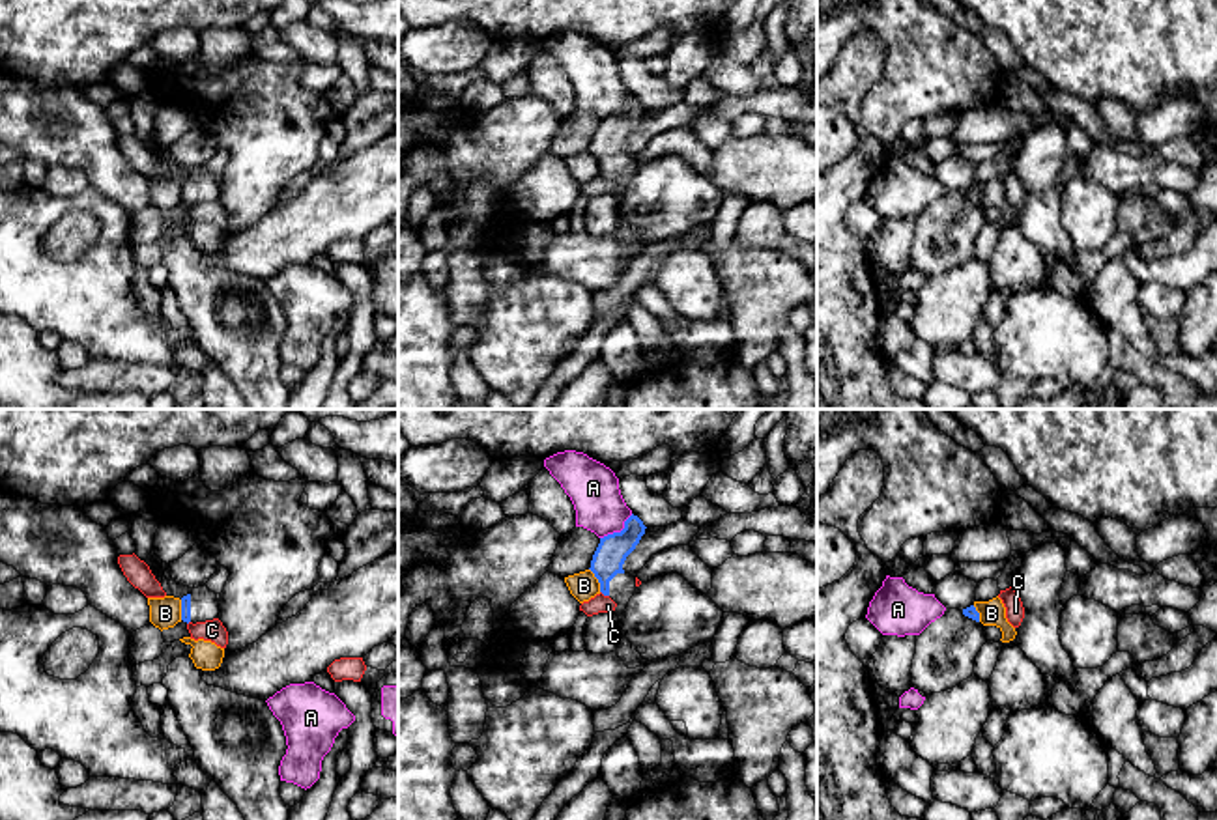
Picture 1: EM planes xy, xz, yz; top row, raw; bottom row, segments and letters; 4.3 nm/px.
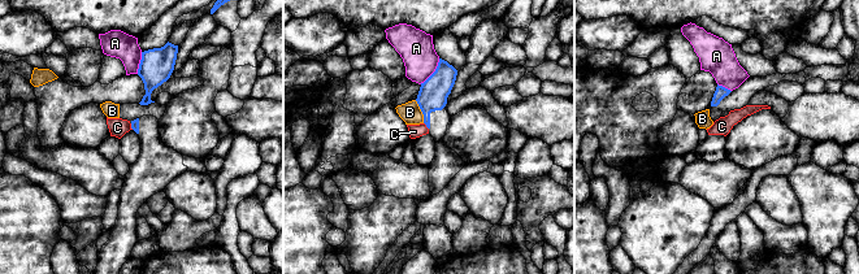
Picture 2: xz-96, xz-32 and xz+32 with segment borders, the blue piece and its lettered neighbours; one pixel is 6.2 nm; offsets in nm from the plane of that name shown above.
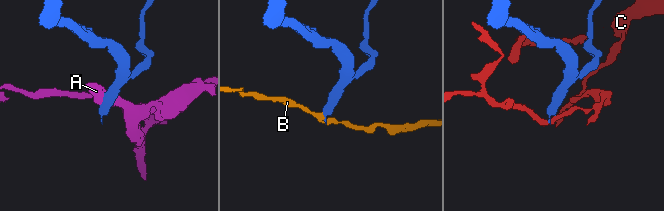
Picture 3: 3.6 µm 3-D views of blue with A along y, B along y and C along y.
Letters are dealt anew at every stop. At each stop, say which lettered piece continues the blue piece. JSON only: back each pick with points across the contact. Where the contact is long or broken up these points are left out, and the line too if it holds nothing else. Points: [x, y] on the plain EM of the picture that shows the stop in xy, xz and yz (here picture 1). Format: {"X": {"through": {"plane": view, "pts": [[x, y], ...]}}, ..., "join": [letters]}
{"join": []}

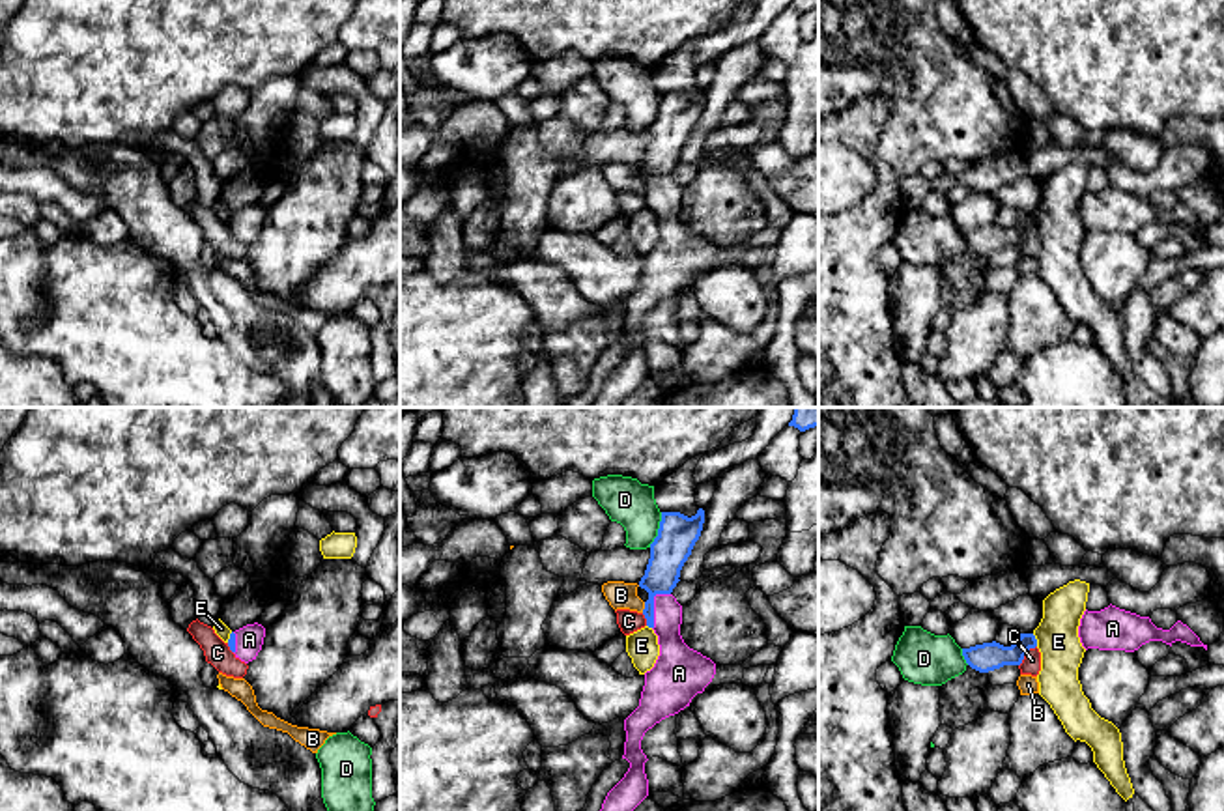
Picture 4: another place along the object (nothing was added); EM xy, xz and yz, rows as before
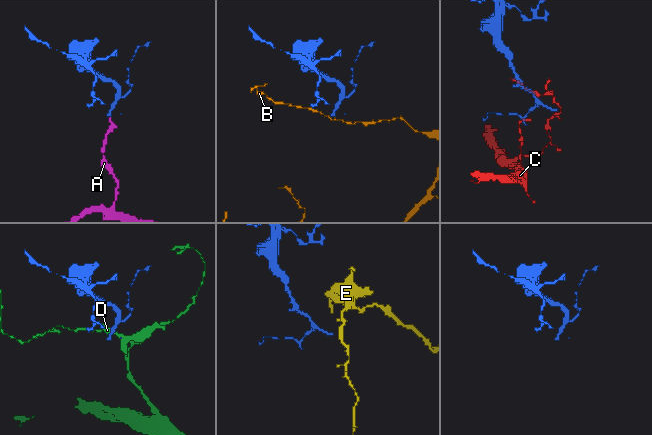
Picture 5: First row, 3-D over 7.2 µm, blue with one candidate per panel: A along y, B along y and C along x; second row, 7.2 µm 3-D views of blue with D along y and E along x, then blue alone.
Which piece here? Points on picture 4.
{"A": {"through": {"plane": "xz", "pts": [[668, 133], [653, 187], [666, 200], [675, 240]]}}, "join": ["A"]}

